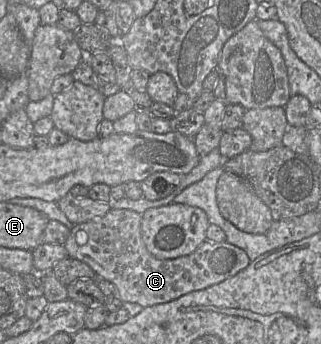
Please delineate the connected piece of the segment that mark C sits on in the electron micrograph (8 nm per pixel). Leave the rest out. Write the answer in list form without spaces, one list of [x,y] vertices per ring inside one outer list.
[[[111,209],[101,218],[75,224],[64,247],[68,257],[89,265],[97,275],[111,282],[118,290],[123,302],[137,303],[142,307],[167,303],[193,291],[218,284],[244,270],[251,260],[246,252],[228,242],[205,240],[189,255],[175,259],[159,259],[152,255],[143,242],[141,234],[142,215],[130,209]]]

